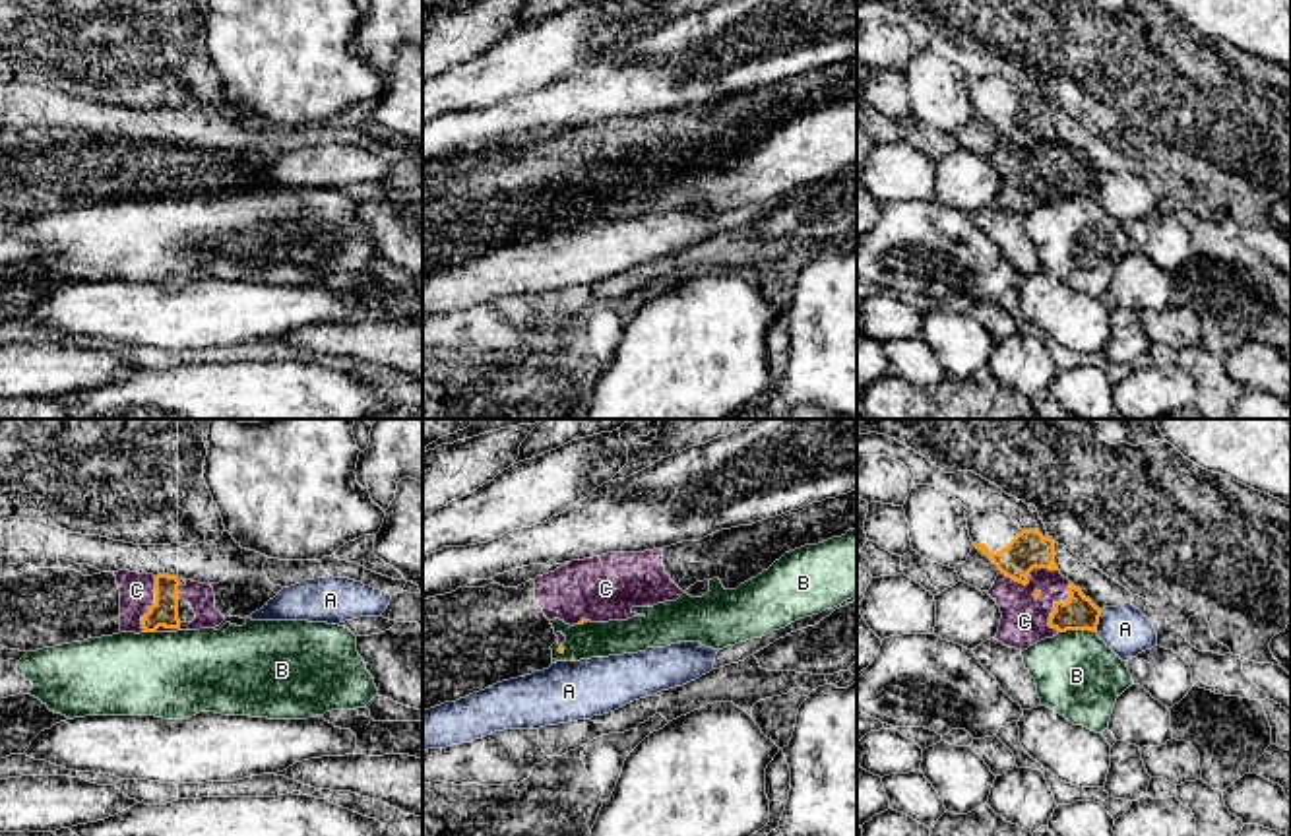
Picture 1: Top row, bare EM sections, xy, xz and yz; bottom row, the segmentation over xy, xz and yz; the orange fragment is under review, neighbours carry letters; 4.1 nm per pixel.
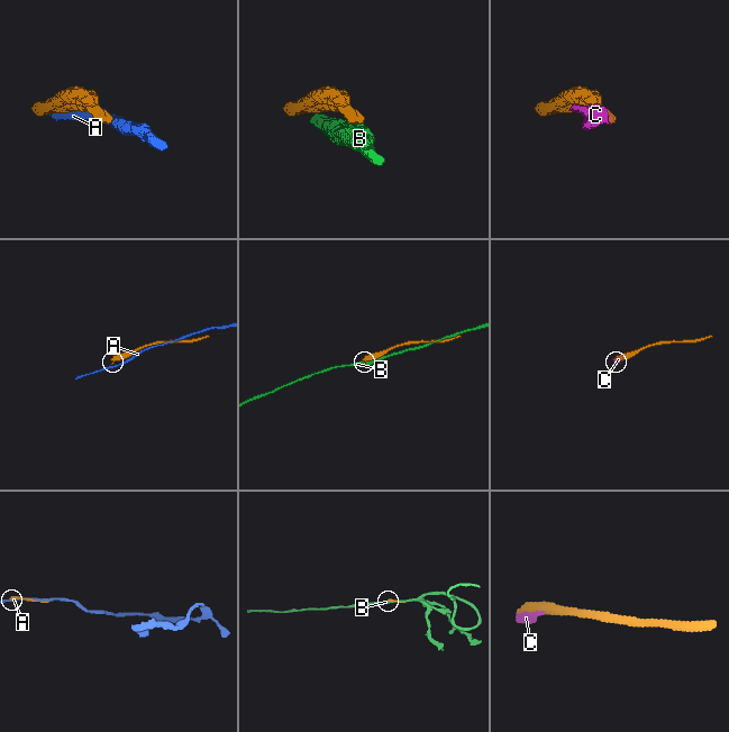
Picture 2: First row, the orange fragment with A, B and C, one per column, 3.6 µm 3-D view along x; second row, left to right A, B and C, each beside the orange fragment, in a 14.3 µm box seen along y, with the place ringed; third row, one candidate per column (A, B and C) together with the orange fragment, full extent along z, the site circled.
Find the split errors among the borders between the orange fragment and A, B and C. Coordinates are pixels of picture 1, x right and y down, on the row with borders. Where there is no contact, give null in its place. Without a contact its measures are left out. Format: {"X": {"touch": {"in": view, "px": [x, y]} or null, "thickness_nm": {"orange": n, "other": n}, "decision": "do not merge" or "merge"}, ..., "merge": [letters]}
{"A": {"touch": {"in": "yz", "px": [1098, 621]}, "thickness_nm": {"orange": 140, "other": 200}, "decision": "do not merge"}, "B": {"touch": {"in": "yz", "px": [1072, 629]}, "thickness_nm": {"orange": 140, "other": 340}, "decision": "do not merge"}, "C": {"touch": {"in": "yz", "px": [1026, 578]}, "thickness_nm": {"orange": 160, "other": 190}, "decision": "do not merge"}, "merge": []}

